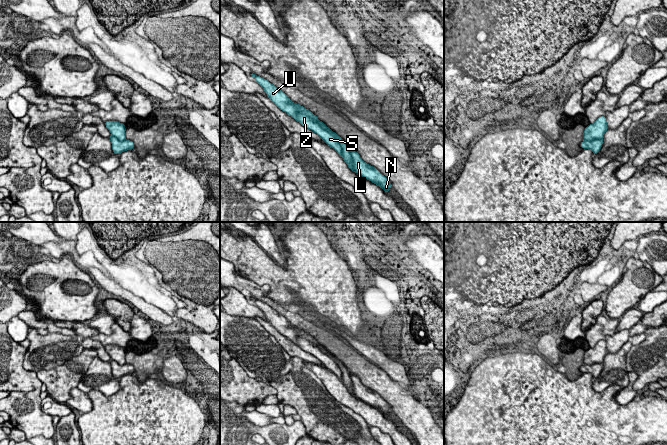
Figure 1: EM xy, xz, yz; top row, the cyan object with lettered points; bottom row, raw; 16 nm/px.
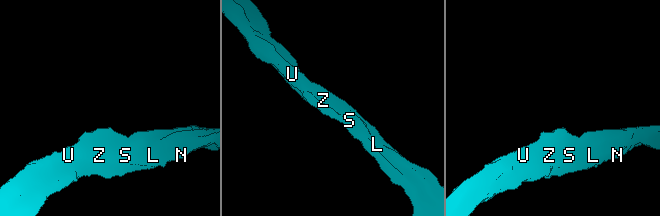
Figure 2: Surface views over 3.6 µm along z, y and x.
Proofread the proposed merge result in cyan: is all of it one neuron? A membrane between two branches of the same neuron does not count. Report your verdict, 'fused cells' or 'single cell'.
fused cells

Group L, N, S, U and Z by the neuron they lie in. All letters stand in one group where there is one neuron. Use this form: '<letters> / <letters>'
L N S Z / U

